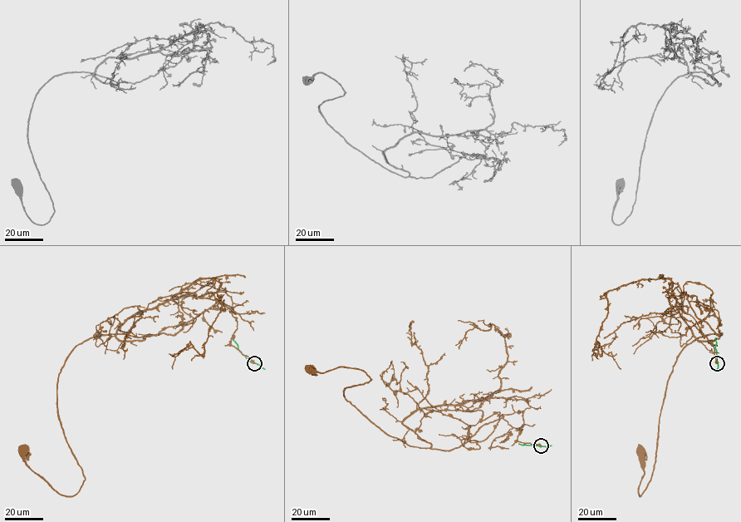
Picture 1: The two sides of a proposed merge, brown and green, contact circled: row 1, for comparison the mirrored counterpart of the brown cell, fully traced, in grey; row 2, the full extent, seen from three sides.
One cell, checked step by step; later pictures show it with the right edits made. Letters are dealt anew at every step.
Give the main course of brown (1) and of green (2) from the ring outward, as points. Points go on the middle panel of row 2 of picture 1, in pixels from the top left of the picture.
1: (541, 445), (517, 440), (518, 410), (449, 450), (409, 445), (344, 396), (371, 379), (362, 370), (309, 369)
2: (541, 445), (518, 443)

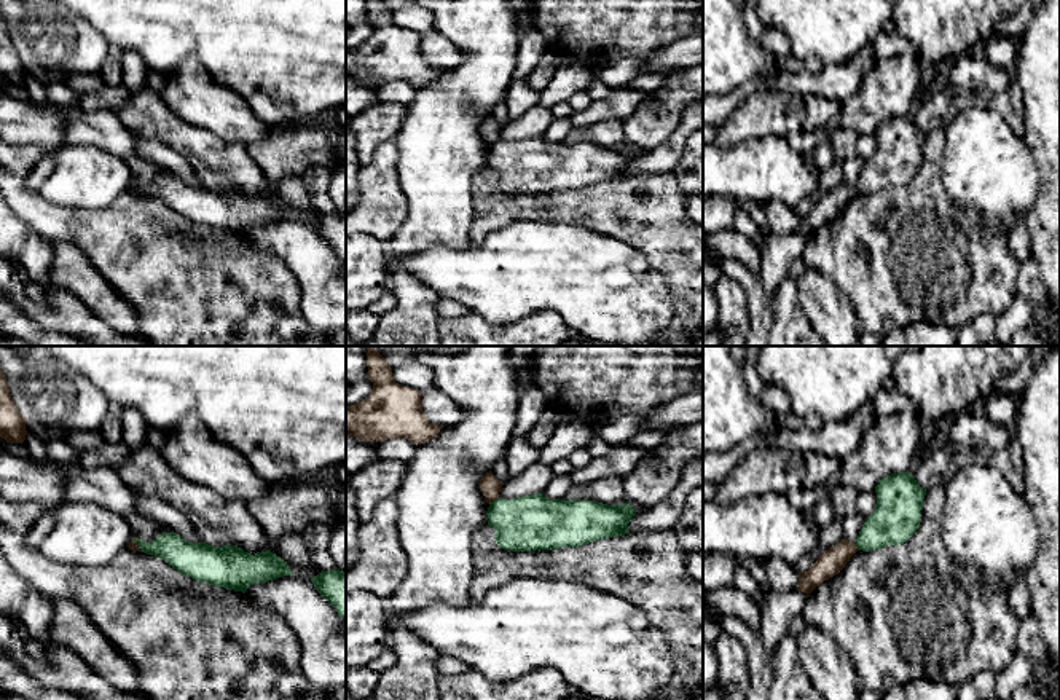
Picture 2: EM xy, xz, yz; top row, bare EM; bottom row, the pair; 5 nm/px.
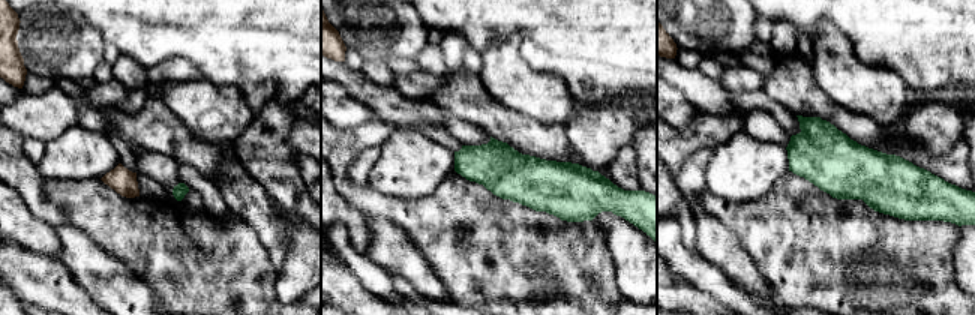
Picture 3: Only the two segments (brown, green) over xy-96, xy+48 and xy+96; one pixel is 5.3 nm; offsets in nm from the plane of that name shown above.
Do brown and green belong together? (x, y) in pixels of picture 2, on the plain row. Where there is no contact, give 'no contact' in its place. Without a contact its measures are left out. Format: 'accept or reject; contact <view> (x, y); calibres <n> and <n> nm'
reject; contact xz (493, 142); calibres 100 and 280 nm

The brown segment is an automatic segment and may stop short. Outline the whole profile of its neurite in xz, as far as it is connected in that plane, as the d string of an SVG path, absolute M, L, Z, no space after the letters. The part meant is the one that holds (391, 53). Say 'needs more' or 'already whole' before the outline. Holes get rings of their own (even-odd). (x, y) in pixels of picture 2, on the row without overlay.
already whole; M367 0L368 22L373 33L359 46L346 48L346 77L359 85L383 85L387 81L406 81L413 88L432 83L442 69L430 65L421 51L421 35L398 27L384 0Z

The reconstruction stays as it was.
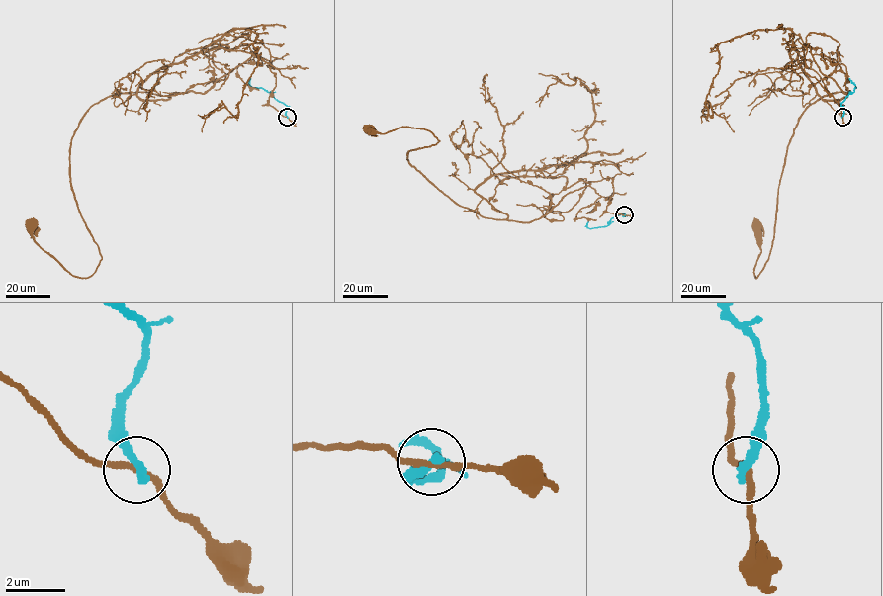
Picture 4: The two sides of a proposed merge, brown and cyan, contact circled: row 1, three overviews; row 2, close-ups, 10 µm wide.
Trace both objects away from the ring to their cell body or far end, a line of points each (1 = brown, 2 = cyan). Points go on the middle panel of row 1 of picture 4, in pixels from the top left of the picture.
1: (624, 214), (606, 211), (608, 176), (528, 222), (483, 217), (407, 160), (439, 141), (429, 130), (368, 128)
2: (624, 214), (612, 217), (605, 226), (590, 228), (586, 226), (588, 222)

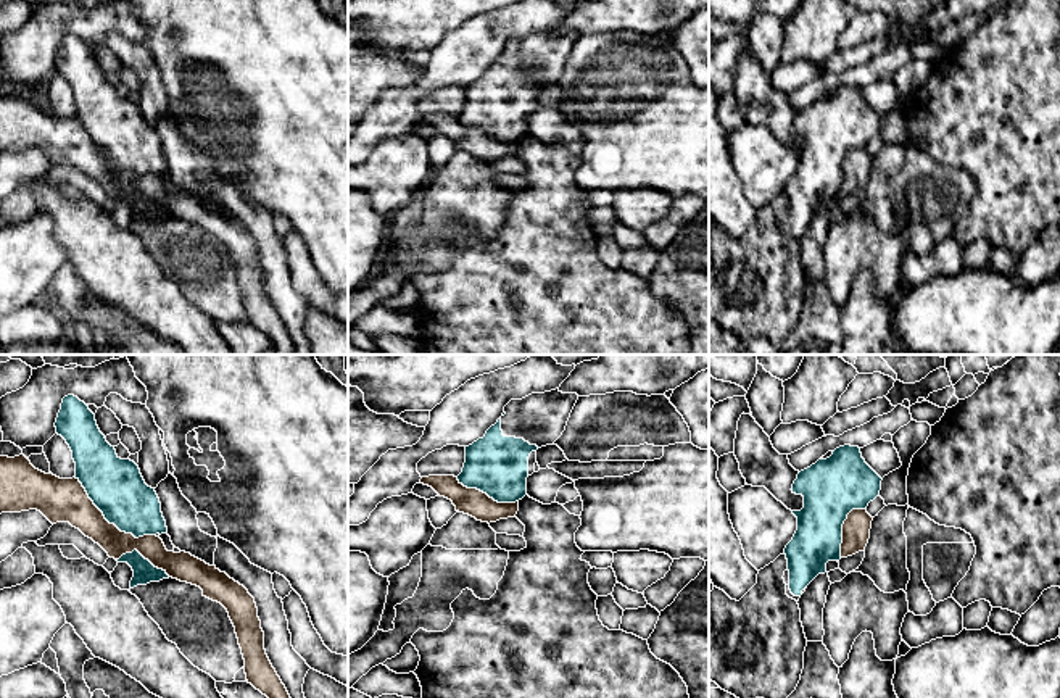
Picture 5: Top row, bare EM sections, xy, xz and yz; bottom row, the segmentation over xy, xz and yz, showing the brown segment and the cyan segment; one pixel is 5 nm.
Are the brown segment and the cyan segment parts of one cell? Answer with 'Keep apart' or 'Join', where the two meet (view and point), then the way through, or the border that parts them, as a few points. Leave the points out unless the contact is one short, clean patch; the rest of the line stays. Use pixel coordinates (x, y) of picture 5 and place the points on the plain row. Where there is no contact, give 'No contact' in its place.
Keep apart. Touches brown at xy (108, 162)

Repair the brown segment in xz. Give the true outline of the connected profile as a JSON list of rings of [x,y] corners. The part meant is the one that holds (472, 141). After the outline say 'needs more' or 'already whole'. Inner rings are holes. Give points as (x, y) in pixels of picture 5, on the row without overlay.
[[[429,114],[420,123],[432,126],[440,135],[453,140],[456,150],[469,153],[482,161],[496,161],[499,158],[516,156],[519,140],[498,142],[477,127],[464,126],[454,114]]] | already whole

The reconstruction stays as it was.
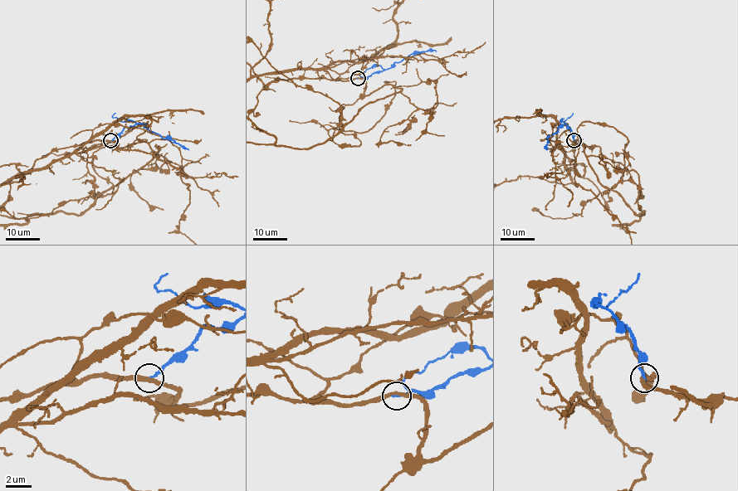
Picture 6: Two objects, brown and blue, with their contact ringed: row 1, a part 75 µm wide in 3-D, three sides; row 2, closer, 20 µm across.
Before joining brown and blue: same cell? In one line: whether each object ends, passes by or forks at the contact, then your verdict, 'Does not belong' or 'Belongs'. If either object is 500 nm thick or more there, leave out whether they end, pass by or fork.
At the ring brown passes by. At the ring blue ends. Does not belong

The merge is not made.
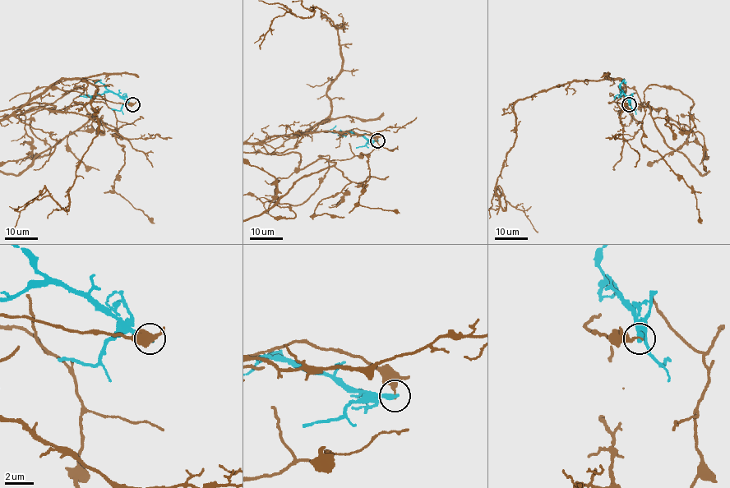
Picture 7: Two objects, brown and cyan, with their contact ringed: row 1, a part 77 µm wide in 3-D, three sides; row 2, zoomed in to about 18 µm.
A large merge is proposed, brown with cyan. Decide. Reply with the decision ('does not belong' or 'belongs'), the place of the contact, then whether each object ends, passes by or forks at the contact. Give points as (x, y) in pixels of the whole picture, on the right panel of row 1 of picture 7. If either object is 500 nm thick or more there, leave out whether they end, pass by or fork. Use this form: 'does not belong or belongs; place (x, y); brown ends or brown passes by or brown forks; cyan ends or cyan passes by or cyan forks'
does not belong; place (629, 104); brown ends; cyan ends

